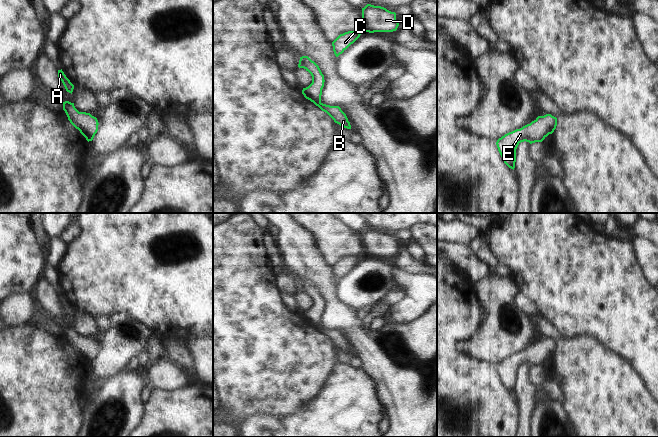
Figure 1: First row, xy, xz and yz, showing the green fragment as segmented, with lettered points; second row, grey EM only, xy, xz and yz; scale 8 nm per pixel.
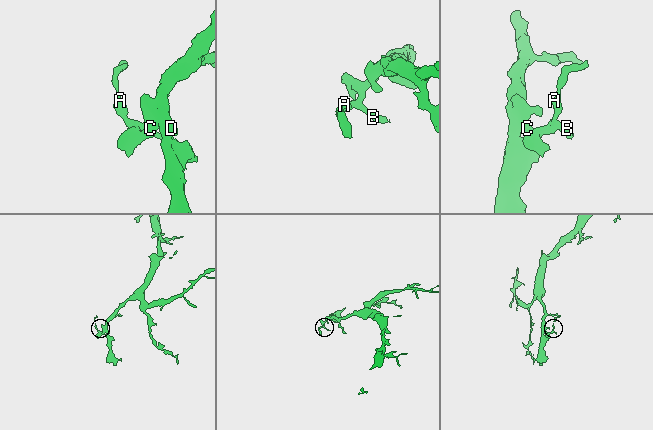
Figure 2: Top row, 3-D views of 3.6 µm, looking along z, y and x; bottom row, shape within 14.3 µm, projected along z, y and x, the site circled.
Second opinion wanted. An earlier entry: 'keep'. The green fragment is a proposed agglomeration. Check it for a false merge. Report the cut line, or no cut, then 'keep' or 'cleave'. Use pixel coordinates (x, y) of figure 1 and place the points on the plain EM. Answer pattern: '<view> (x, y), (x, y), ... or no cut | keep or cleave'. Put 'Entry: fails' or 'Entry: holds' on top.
Entry: holds
no cut | keep

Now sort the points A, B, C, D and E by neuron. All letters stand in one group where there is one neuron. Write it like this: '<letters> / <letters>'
A B C D E

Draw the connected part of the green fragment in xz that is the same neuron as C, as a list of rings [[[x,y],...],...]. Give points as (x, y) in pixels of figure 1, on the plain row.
[[[367,228],[362,232],[362,247],[363,251],[360,255],[345,256],[340,258],[332,266],[333,275],[336,281],[342,278],[364,256],[393,256],[396,255],[399,250],[395,236],[371,228]]]

